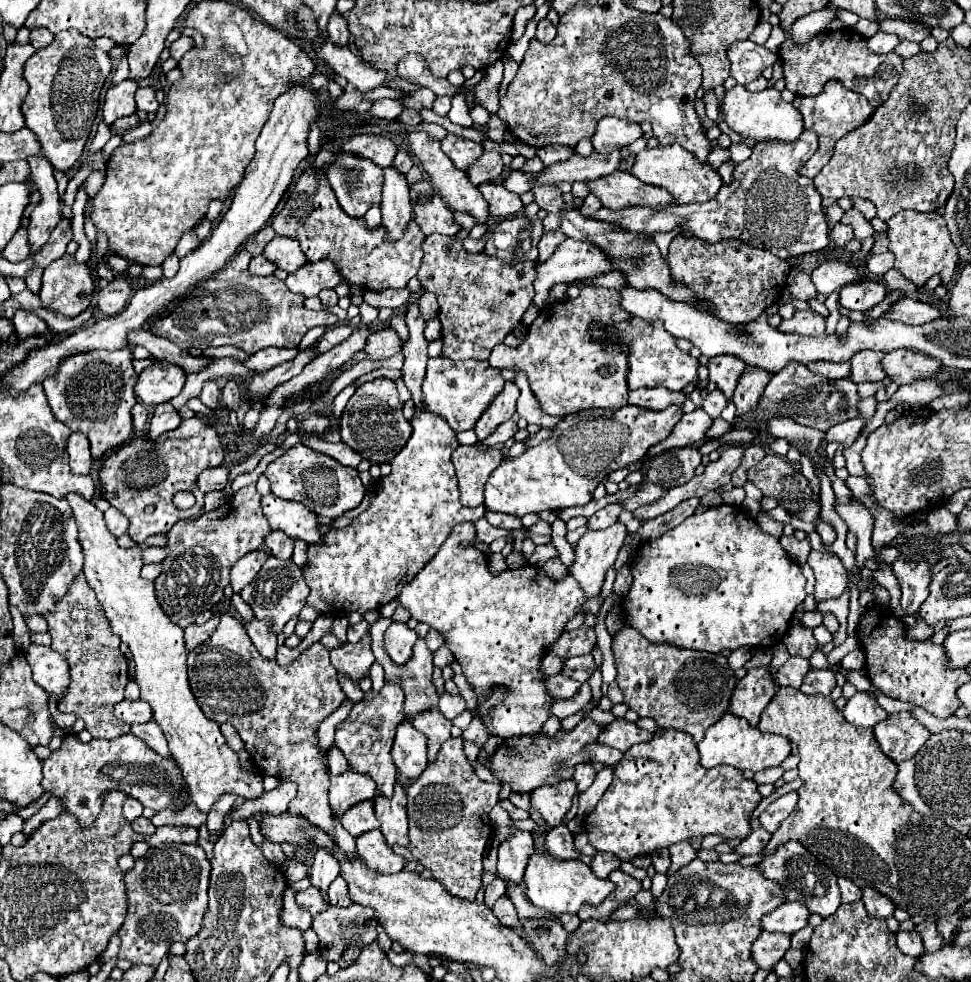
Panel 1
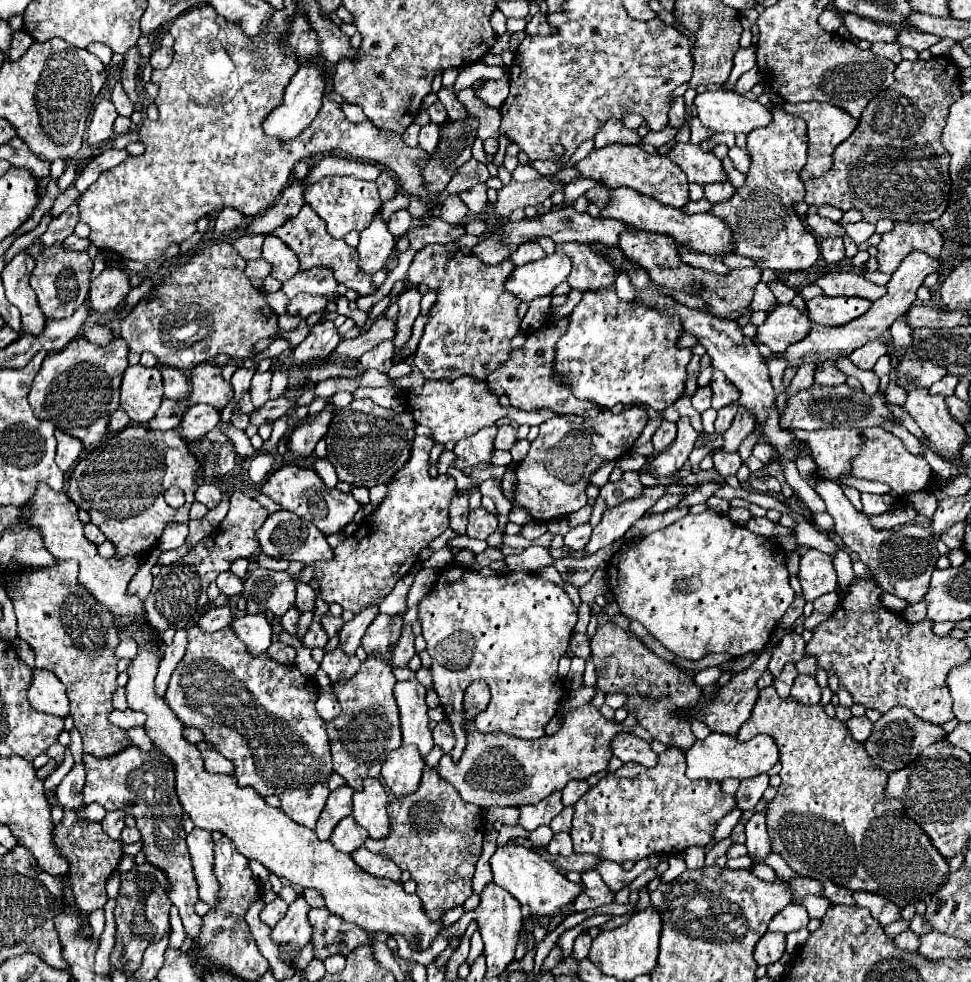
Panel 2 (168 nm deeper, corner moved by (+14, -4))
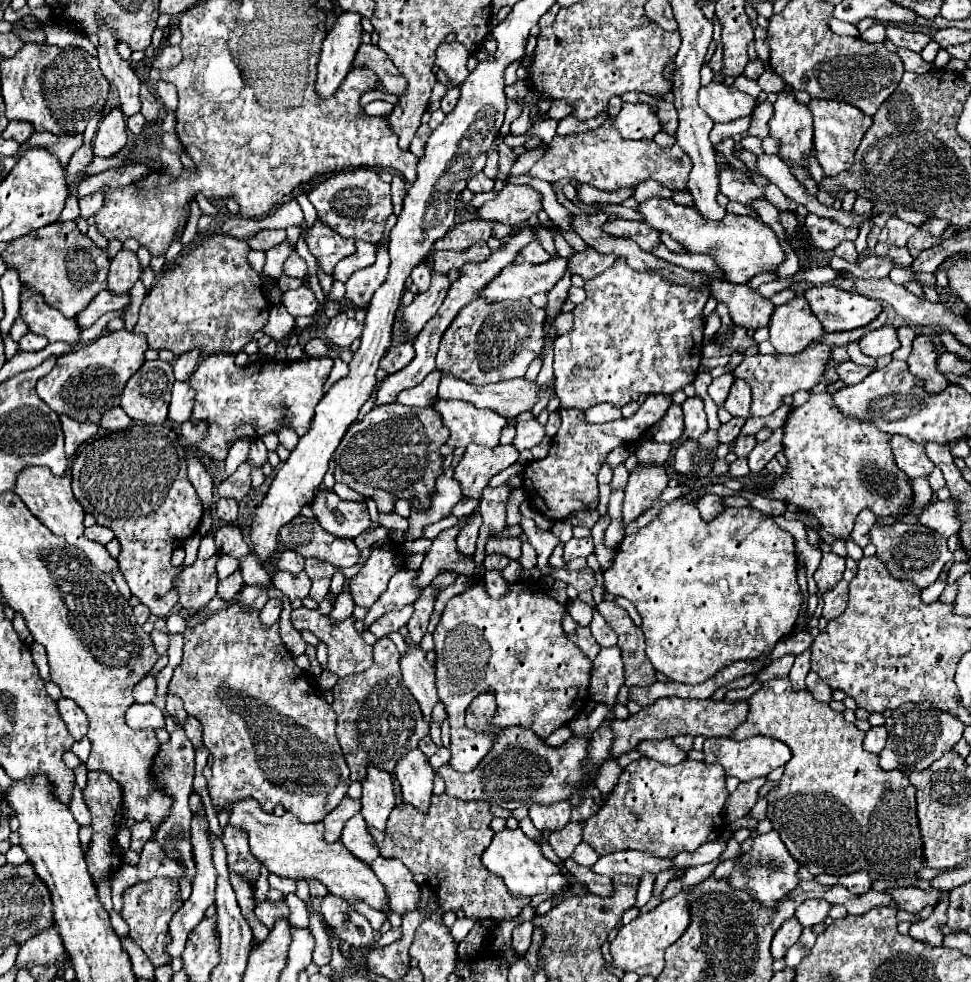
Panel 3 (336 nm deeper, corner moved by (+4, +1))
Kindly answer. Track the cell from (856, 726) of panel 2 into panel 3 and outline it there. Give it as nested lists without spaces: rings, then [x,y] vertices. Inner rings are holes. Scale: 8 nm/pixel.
[[[872,726],[864,738],[864,750],[878,754],[884,748],[884,744],[886,744],[886,728],[884,726]]]

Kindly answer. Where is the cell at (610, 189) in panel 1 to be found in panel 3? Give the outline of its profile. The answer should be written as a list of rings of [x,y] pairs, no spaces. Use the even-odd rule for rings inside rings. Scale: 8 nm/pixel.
[[[652,196],[638,204],[638,212],[646,224],[658,232],[668,232],[676,242],[684,244],[688,252],[704,252],[716,260],[730,282],[746,284],[752,276],[762,272],[776,272],[776,266],[784,260],[784,250],[778,244],[772,228],[764,226],[760,218],[726,214],[720,222],[704,218],[694,206],[676,204],[672,198]]]

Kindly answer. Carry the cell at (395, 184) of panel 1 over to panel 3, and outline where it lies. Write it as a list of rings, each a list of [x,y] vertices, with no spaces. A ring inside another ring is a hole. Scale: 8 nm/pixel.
[[[376,244],[376,262],[364,270],[358,270],[352,274],[352,278],[346,282],[346,298],[352,300],[356,306],[364,306],[370,302],[372,294],[376,288],[386,280],[390,258],[388,258],[388,248],[384,244]]]

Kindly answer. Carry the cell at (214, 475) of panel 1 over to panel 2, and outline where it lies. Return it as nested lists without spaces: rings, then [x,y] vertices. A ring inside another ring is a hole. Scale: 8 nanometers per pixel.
[[[200,485],[196,489],[196,499],[204,503],[208,509],[214,509],[222,501],[222,493],[216,485]]]

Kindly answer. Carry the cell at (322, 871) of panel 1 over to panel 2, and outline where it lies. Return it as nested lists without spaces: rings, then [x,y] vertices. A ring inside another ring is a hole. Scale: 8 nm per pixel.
[[[300,897],[294,901],[286,913],[286,917],[272,929],[270,937],[282,947],[282,955],[288,963],[296,959],[302,947],[312,939],[312,927],[308,923],[308,903]]]

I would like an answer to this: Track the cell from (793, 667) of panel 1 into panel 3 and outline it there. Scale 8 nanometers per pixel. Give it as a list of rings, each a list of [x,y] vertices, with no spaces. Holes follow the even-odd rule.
[[[804,650],[802,654],[796,656],[796,662],[794,662],[794,666],[792,666],[790,674],[788,674],[794,690],[804,688],[804,678],[806,678],[808,672],[810,672],[810,650]]]

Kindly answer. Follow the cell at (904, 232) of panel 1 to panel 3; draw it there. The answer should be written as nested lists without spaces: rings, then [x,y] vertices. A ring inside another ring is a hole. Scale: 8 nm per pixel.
[[[904,246],[904,248],[892,247],[887,256],[892,259],[892,262],[896,264],[896,266],[902,266],[902,268],[906,268],[906,266],[910,266],[912,264],[912,256],[910,256],[910,252],[908,252],[908,248]]]

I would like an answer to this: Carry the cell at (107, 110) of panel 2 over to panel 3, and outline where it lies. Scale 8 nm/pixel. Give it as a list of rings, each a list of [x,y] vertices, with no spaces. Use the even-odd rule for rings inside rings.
[[[112,108],[102,116],[98,124],[98,132],[94,138],[94,154],[96,156],[112,156],[126,144],[126,122],[120,108]]]

